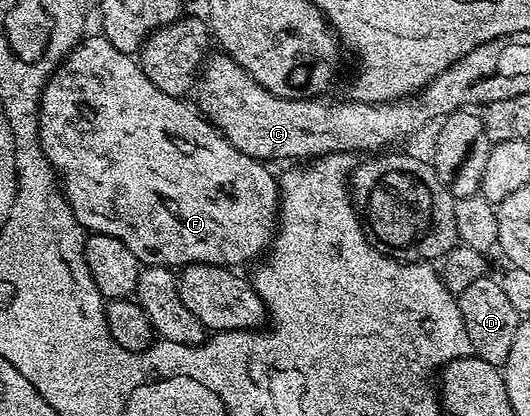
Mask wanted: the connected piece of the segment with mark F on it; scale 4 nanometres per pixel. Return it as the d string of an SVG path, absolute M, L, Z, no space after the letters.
M96 33L86 38L84 41L77 44L72 51L69 52L68 57L64 63L57 65L57 70L53 72L52 77L45 82L45 87L41 90L41 110L39 112L39 126L37 128L37 140L41 142L43 153L47 157L47 161L53 167L54 171L59 173L59 183L65 192L65 200L71 205L71 209L75 213L75 217L81 222L82 227L86 232L96 233L99 235L106 235L107 237L115 237L119 241L123 241L123 245L127 245L127 249L131 249L131 253L135 253L137 262L142 265L150 267L167 267L170 269L180 269L187 267L191 263L215 263L218 265L237 265L233 263L245 263L248 259L256 260L272 243L275 232L278 230L277 216L279 214L279 179L276 174L272 175L268 171L266 164L259 159L252 159L247 157L247 153L239 153L239 149L235 149L235 145L231 145L231 141L227 141L225 136L213 126L201 113L197 110L192 102L184 103L184 98L176 95L168 95L163 93L163 89L159 89L155 85L151 85L151 81L147 77L147 73L143 73L140 62L133 55L123 53L119 49L115 49L115 45L111 45L111 41L106 39L104 34Z

